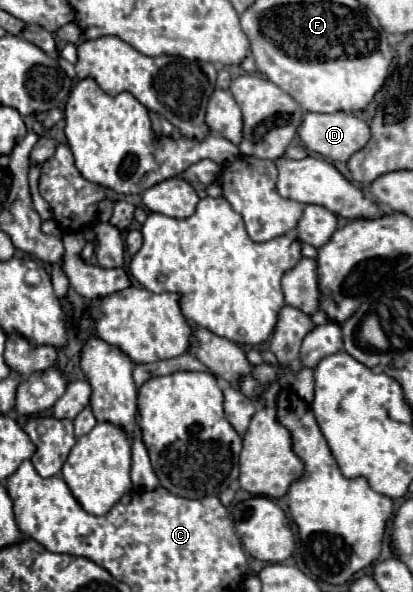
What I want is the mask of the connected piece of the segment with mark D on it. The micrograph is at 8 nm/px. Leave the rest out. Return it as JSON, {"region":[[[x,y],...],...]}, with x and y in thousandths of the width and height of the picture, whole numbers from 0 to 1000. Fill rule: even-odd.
{"region":[[[738,191],[729,218],[724,218],[724,231],[748,255],[763,255],[782,265],[835,275],[845,272],[855,258],[874,255],[893,242],[898,218],[879,201],[850,191],[801,191],[801,194],[797,191]]]}

